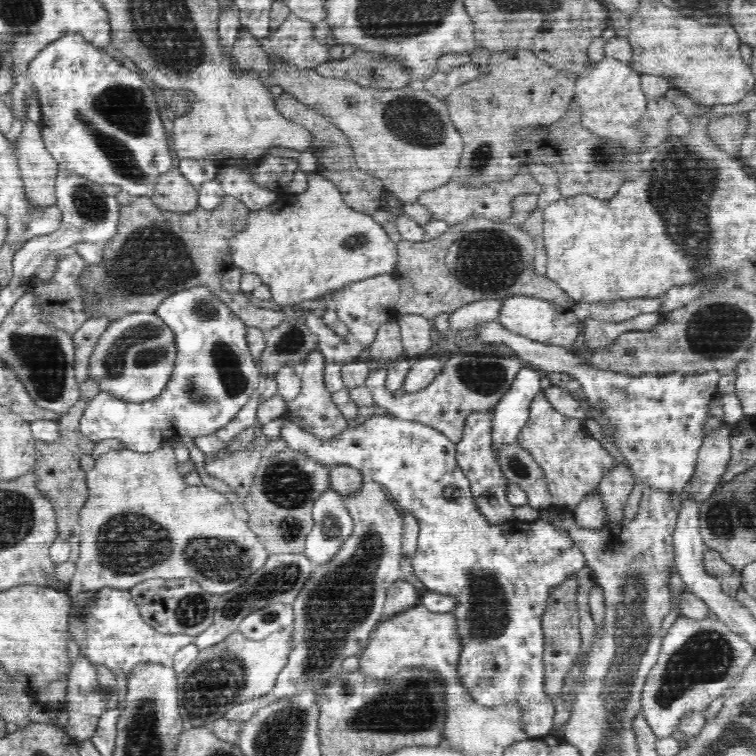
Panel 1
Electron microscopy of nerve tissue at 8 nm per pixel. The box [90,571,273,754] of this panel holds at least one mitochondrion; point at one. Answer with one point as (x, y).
(213, 683)

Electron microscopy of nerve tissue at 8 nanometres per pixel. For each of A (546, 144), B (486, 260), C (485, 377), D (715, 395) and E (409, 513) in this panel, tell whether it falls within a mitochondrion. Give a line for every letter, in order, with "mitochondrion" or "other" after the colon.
A: other
B: mitochondrion
C: mitochondrion
D: other
E: other

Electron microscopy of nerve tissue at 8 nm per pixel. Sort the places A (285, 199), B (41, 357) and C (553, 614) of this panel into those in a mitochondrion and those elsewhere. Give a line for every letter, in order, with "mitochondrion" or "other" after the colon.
A: other
B: mitochondrion
C: other

